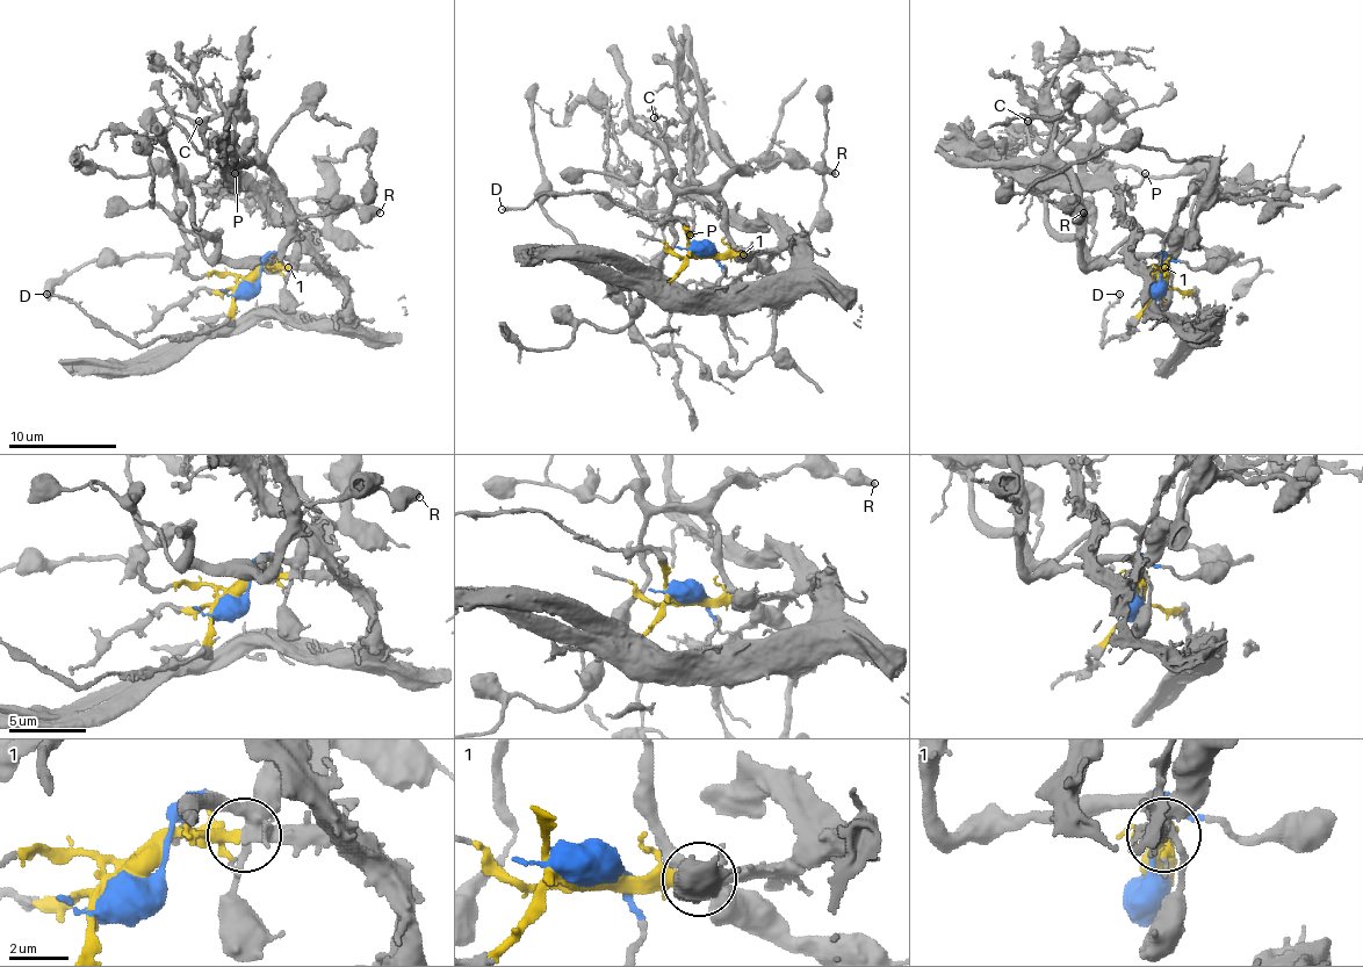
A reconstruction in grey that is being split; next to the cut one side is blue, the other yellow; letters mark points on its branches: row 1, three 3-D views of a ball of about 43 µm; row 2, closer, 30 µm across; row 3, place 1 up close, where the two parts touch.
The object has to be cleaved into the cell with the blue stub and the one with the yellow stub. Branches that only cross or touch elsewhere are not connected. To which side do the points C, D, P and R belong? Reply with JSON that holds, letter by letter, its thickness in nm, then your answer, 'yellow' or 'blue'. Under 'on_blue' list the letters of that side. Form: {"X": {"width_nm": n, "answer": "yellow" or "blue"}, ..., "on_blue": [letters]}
{"C": {"width_nm": 100, "answer": "yellow"}, "D": {"width_nm": 180, "answer": "yellow"}, "P": {"width_nm": 150, "answer": "yellow"}, "R": {"width_nm": 550, "answer": "blue"}, "on_blue": ["R"]}

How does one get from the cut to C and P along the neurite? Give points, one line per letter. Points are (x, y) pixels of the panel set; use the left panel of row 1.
C: (245, 283), (264, 267), (323, 267), (237, 178), (235, 146), (224, 135), (208, 141), (200, 122)
P: (245, 283), (264, 267), (323, 267), (261, 202), (243, 186), (237, 186), (235, 173)

